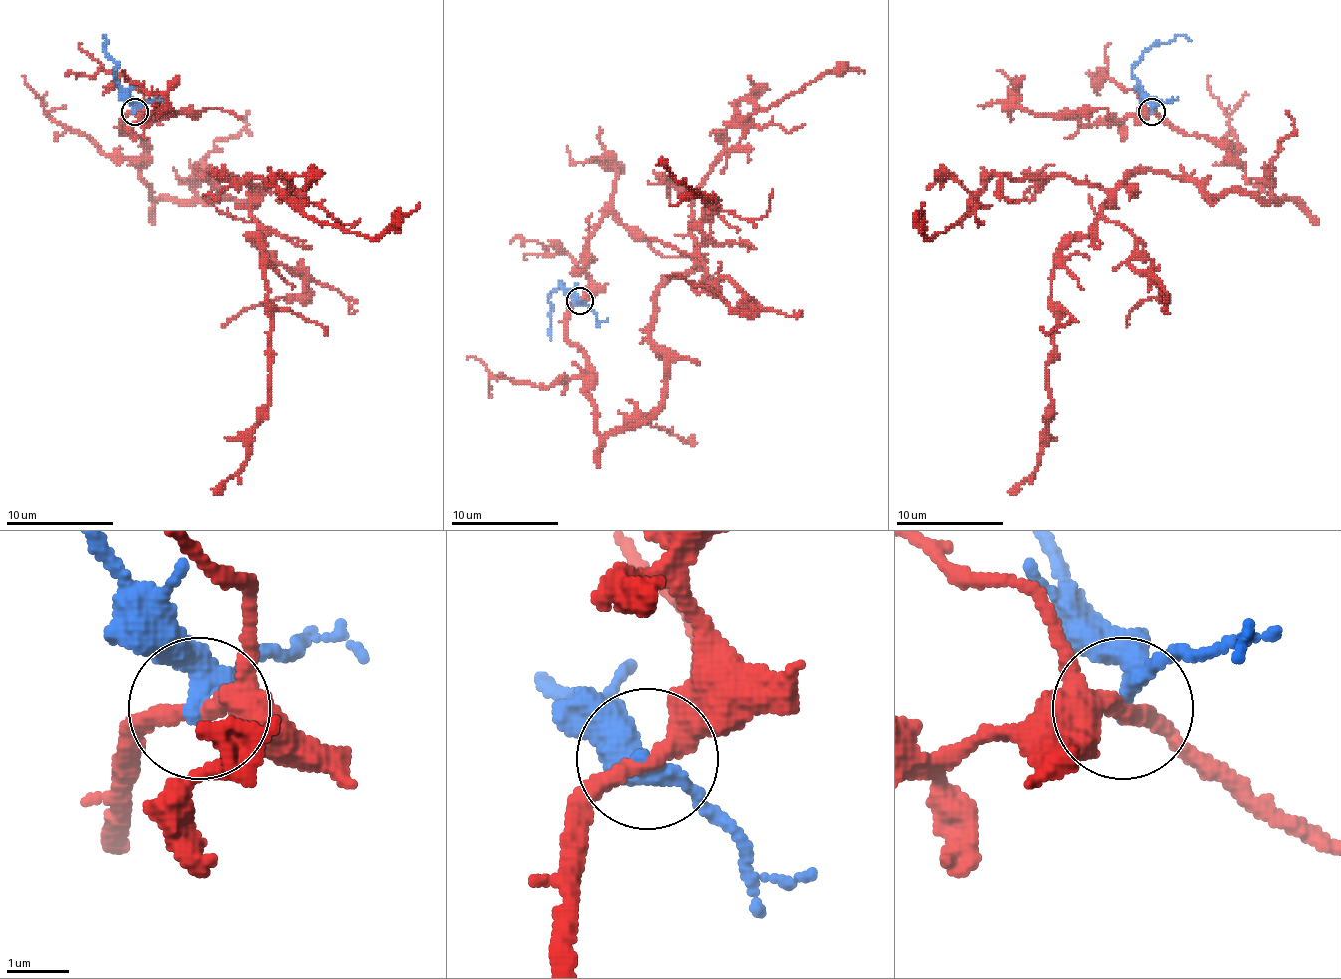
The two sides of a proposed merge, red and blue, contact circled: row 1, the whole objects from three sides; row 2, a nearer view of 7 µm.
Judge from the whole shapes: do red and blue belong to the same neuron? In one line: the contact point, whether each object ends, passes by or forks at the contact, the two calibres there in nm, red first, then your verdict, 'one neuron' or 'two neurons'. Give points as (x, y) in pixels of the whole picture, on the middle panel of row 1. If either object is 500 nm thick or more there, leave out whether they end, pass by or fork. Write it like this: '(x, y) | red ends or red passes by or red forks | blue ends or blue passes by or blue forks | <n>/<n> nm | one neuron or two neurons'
(580, 300) | red passes by | blue passes by | 320/320 nm | two neurons

